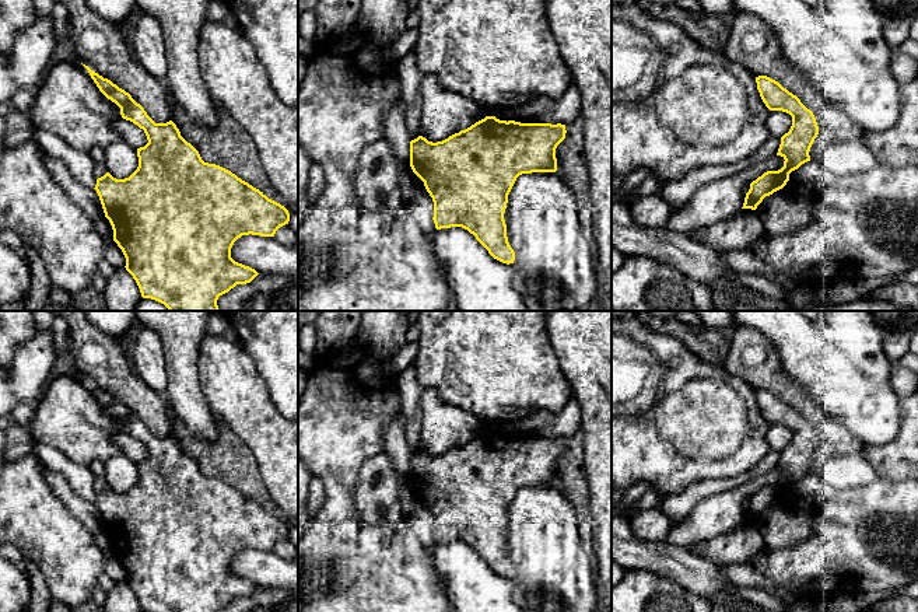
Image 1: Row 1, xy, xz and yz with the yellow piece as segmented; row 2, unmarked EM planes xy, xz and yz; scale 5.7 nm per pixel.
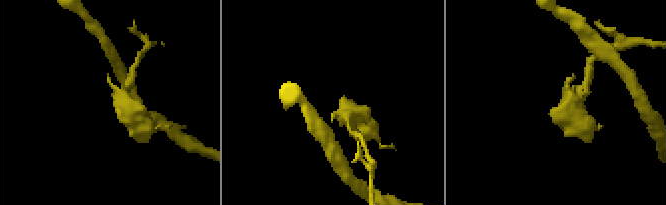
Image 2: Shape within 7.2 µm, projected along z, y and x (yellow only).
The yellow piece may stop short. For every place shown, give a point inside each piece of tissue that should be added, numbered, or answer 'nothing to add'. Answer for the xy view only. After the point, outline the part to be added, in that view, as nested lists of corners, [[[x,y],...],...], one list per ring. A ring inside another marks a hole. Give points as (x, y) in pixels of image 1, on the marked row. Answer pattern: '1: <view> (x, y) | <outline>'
nothing to add

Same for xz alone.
nothing to add

